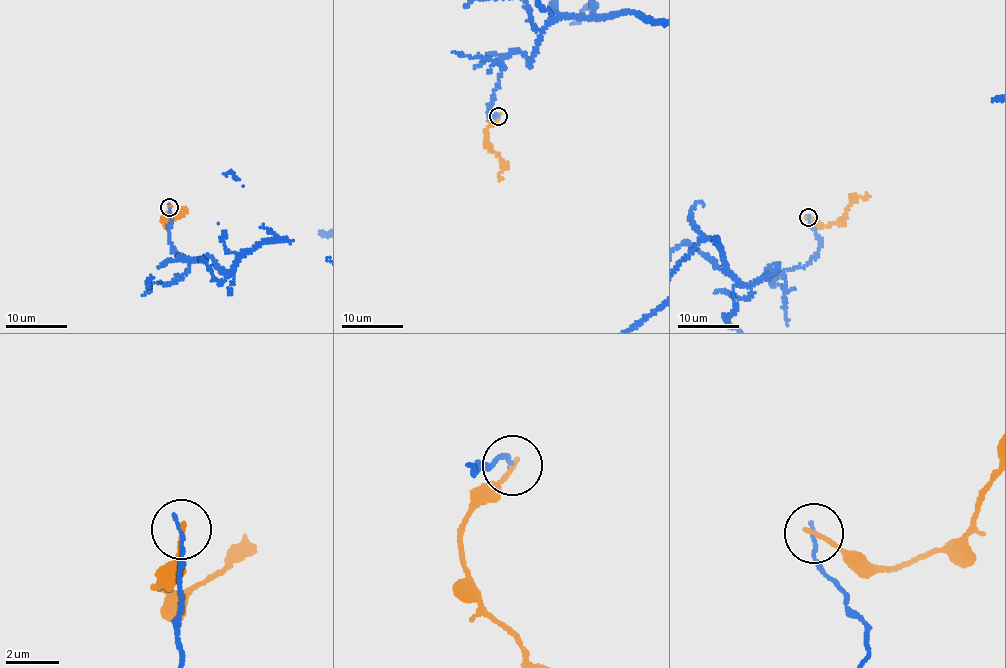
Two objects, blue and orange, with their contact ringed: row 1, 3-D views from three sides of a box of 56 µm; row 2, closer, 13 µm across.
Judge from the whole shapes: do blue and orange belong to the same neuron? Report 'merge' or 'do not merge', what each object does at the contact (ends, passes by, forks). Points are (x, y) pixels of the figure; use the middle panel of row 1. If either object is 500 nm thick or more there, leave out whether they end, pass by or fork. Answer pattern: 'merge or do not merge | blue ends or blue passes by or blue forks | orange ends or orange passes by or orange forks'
do not merge | blue ends | orange ends

